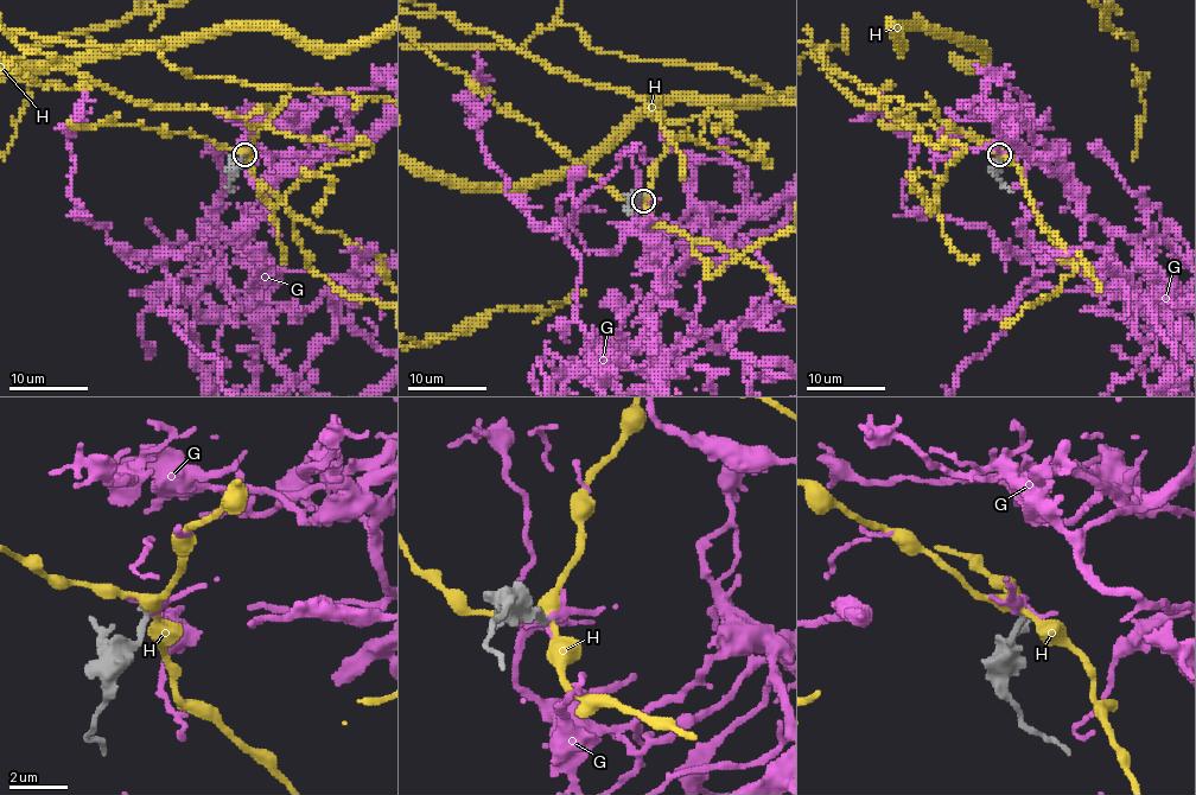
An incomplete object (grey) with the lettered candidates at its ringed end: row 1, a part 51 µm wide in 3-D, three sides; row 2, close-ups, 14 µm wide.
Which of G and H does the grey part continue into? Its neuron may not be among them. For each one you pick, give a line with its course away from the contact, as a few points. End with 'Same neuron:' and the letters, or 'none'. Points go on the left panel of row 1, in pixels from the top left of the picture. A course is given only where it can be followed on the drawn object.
Same neuron: G

